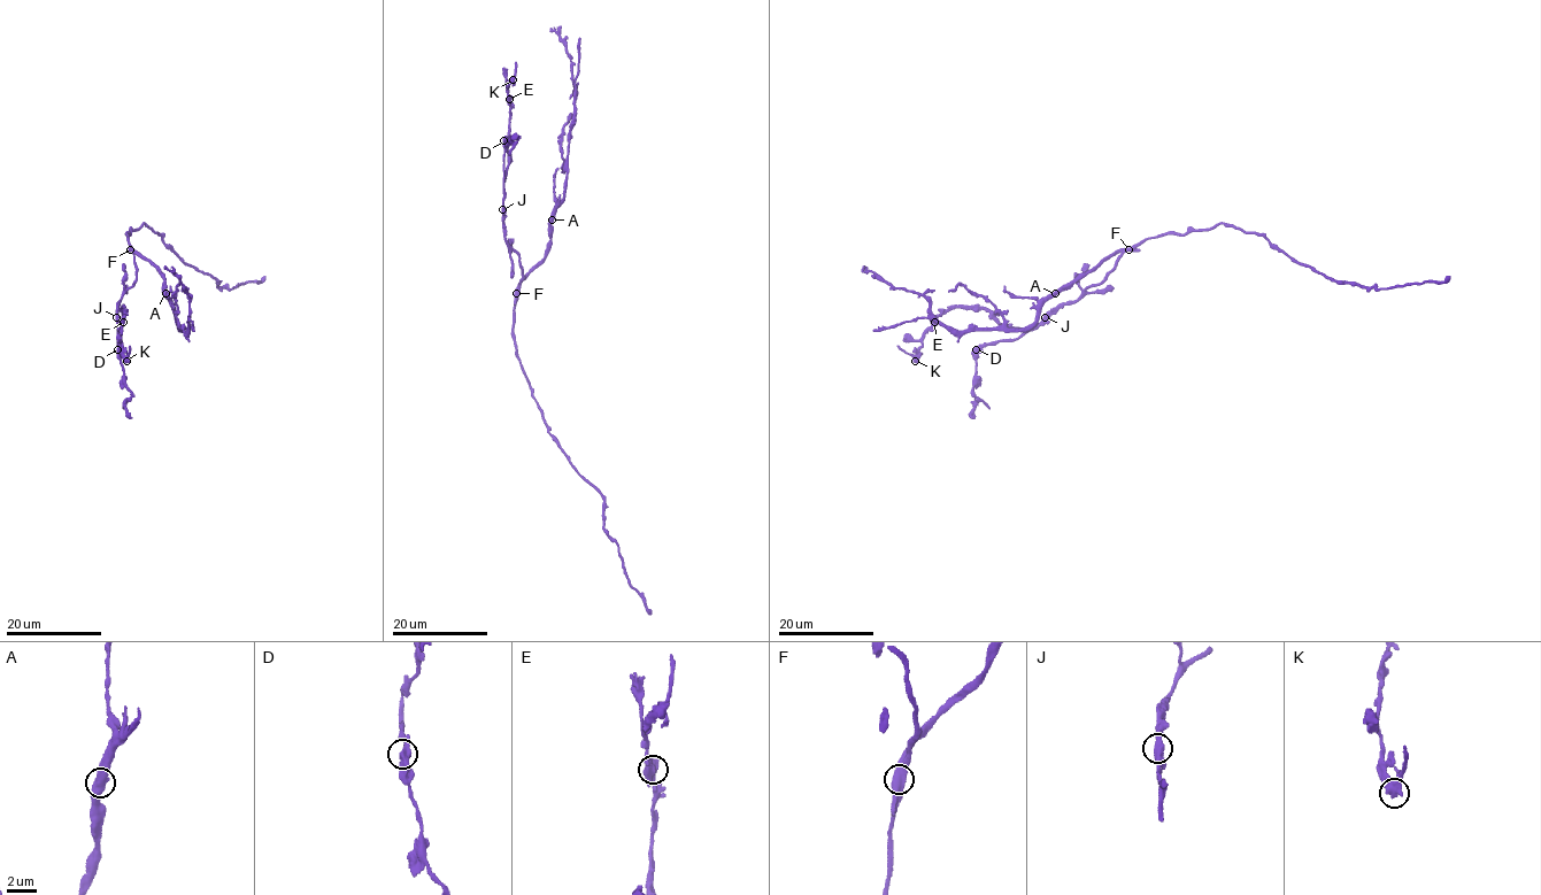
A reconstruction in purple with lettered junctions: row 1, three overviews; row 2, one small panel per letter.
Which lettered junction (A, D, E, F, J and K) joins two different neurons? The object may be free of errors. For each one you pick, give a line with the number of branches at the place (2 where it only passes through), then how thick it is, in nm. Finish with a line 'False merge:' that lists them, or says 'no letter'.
F: branches 2; calibre 600 nm
False merge: F

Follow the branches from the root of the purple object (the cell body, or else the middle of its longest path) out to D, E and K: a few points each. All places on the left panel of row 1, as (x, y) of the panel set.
D: (128, 238), (136, 262), (136, 282), (117, 302), (117, 349)
E: (128, 238), (136, 262), (136, 282), (117, 302), (117, 329), (122, 323), (122, 307), (123, 322)
K: (128, 238), (136, 282), (117, 302), (116, 322), (117, 329), (123, 307), (121, 347), (126, 361)

